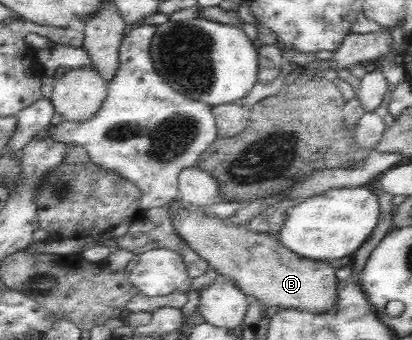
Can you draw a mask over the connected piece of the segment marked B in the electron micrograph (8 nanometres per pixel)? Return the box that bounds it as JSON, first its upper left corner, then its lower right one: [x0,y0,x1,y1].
[173,205,339,314]

